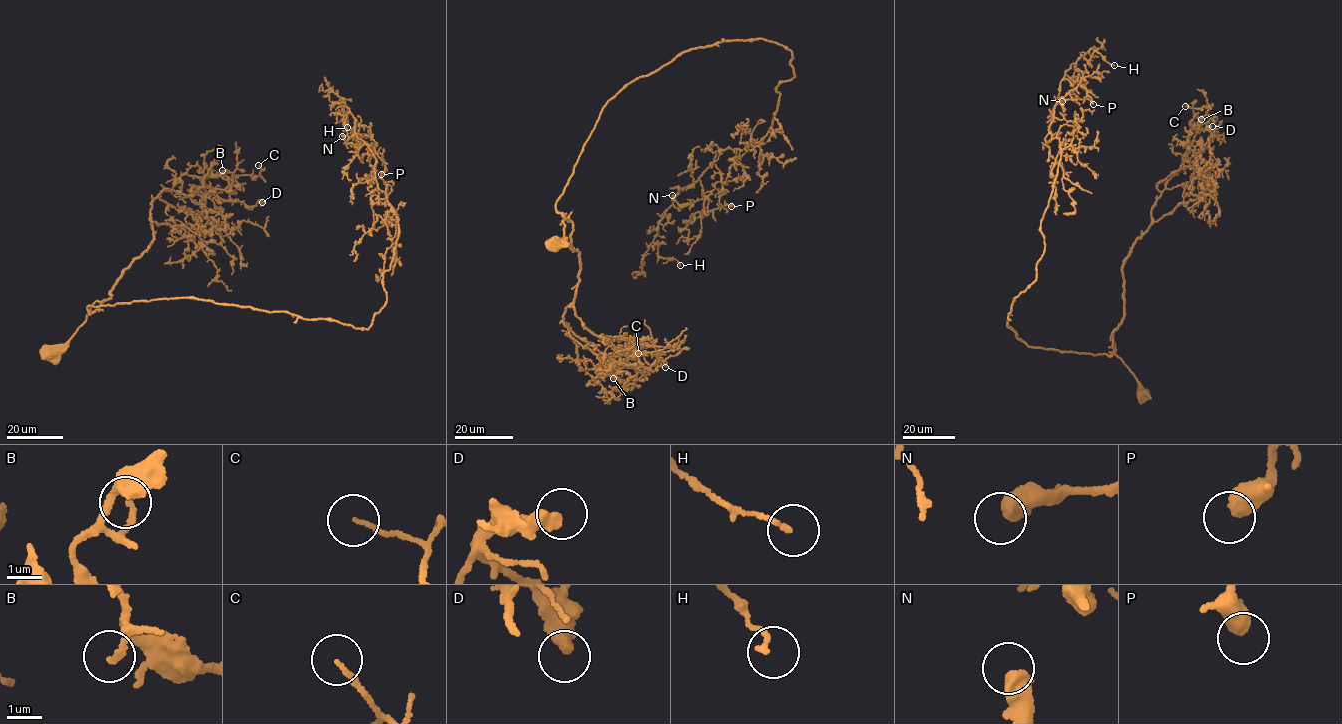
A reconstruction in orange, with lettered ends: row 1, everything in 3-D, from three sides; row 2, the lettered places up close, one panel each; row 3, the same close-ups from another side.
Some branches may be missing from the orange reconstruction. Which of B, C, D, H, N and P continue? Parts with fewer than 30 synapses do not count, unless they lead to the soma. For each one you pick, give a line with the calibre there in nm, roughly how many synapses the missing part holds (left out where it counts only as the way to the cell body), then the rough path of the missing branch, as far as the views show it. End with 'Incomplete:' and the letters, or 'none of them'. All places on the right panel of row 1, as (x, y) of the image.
Incomplete: none of them

